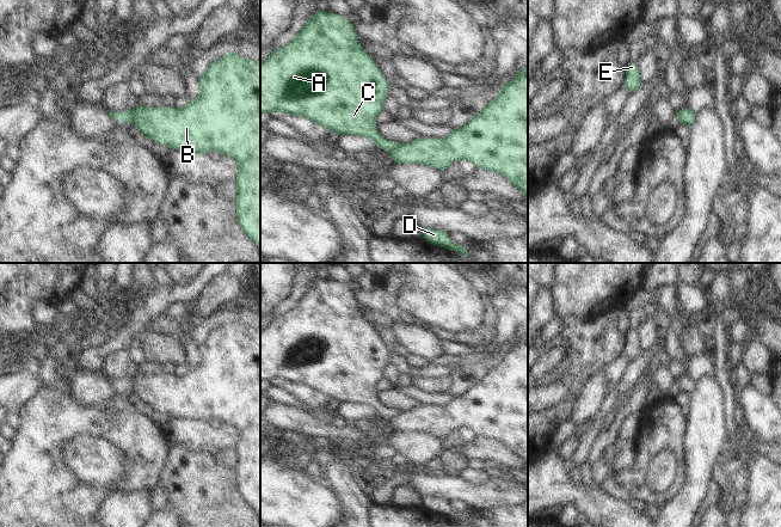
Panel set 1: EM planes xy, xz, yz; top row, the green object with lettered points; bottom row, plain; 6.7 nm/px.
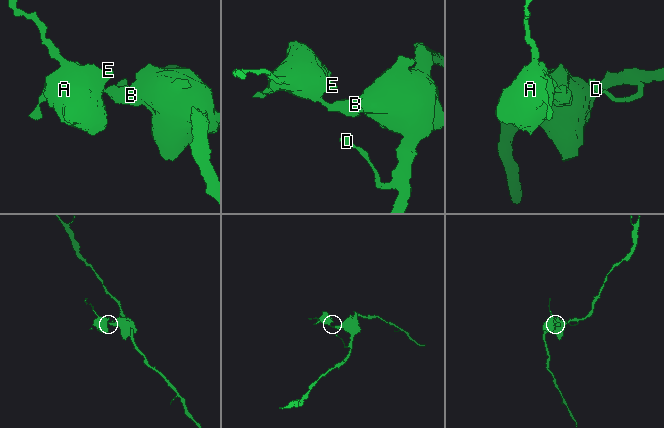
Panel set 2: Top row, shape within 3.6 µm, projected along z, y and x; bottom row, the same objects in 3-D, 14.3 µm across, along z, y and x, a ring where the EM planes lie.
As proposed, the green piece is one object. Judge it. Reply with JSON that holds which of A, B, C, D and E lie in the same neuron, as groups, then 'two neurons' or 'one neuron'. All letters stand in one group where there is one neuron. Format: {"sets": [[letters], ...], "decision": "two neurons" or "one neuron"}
{"sets": [["A", "C", "E"], ["B", "D"]], "decision": "two neurons"}

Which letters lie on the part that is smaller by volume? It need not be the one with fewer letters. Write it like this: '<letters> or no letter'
A, C, E

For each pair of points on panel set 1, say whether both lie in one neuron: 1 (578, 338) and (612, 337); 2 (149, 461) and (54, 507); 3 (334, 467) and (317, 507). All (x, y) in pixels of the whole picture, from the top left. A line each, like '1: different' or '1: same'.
1: same
2: same
3: different

